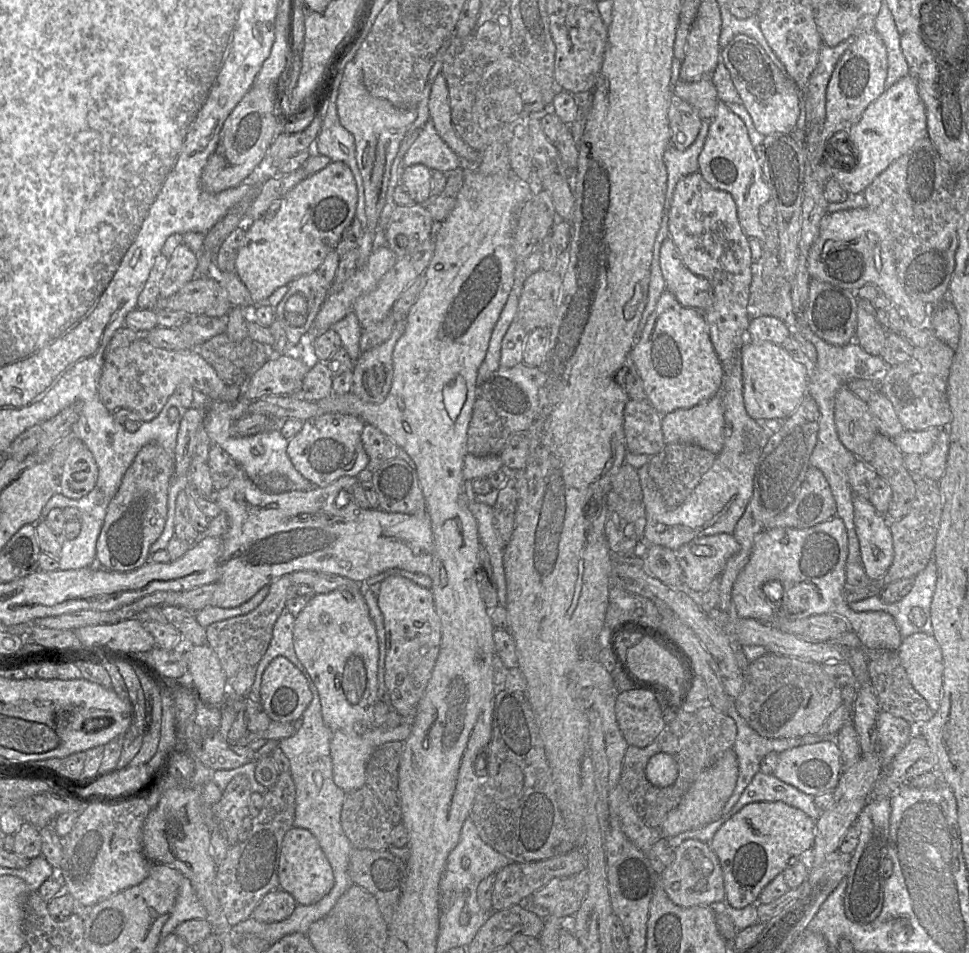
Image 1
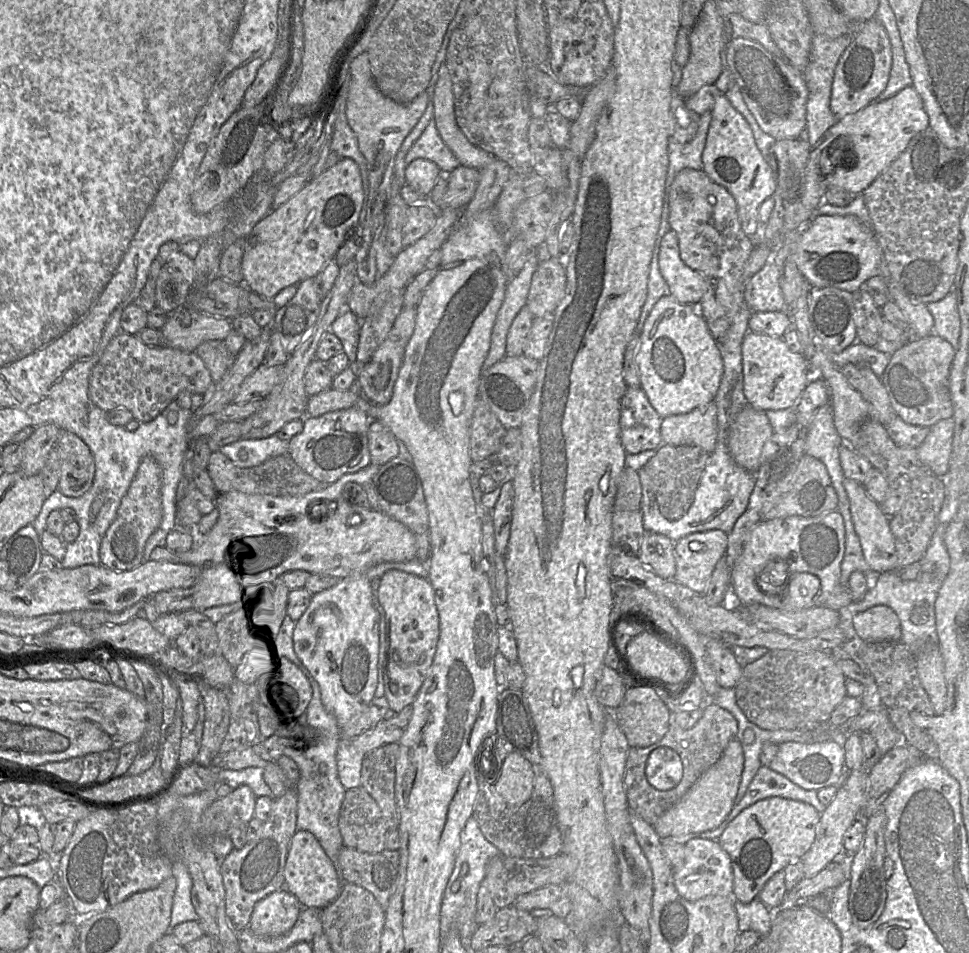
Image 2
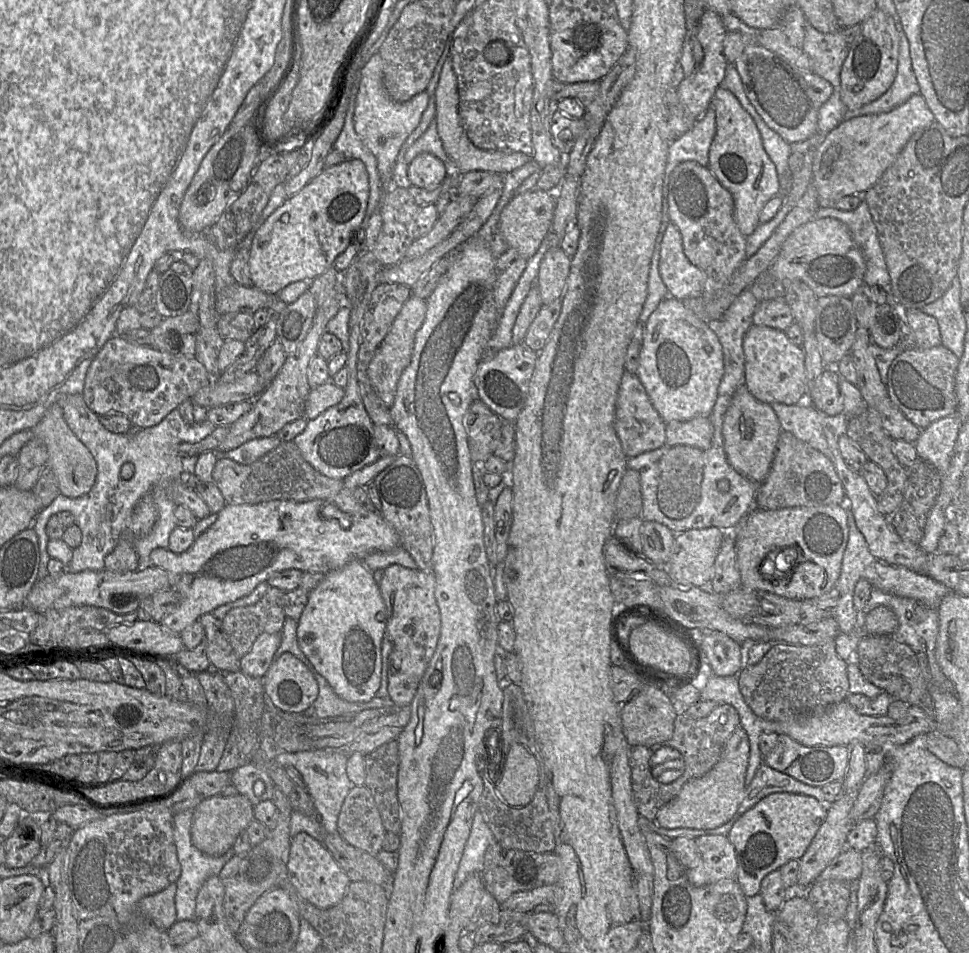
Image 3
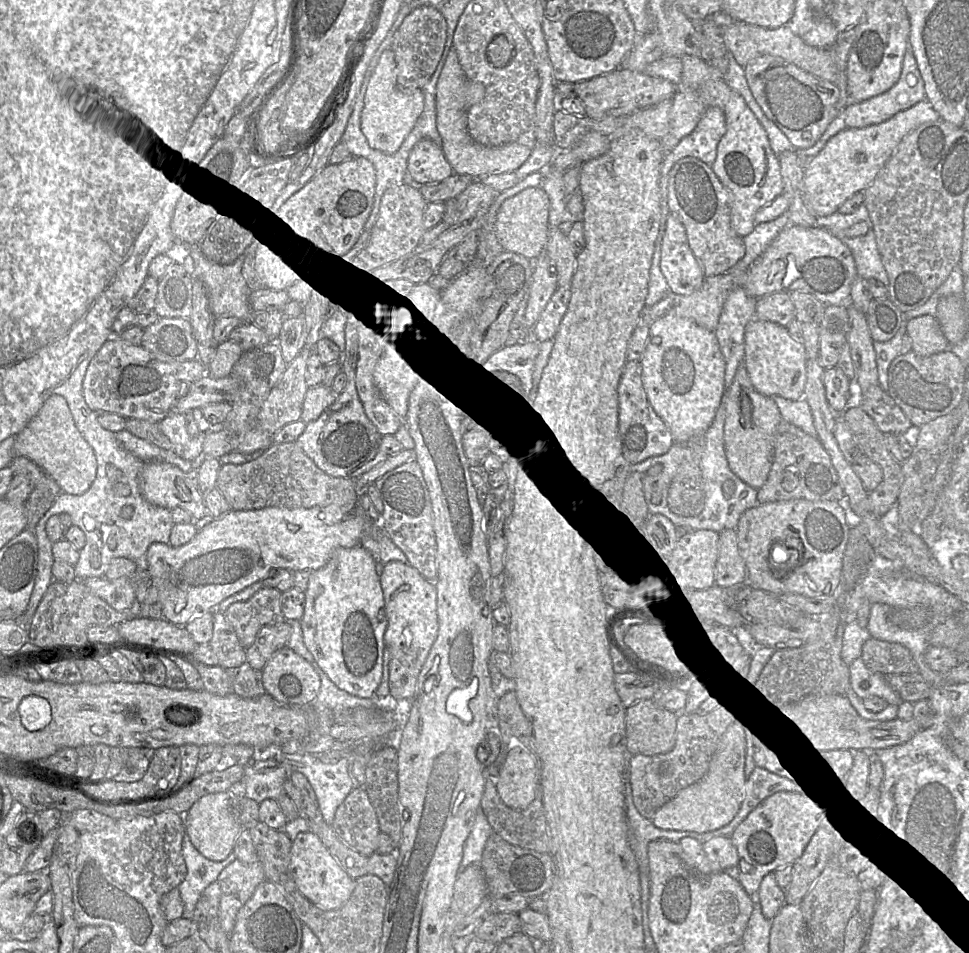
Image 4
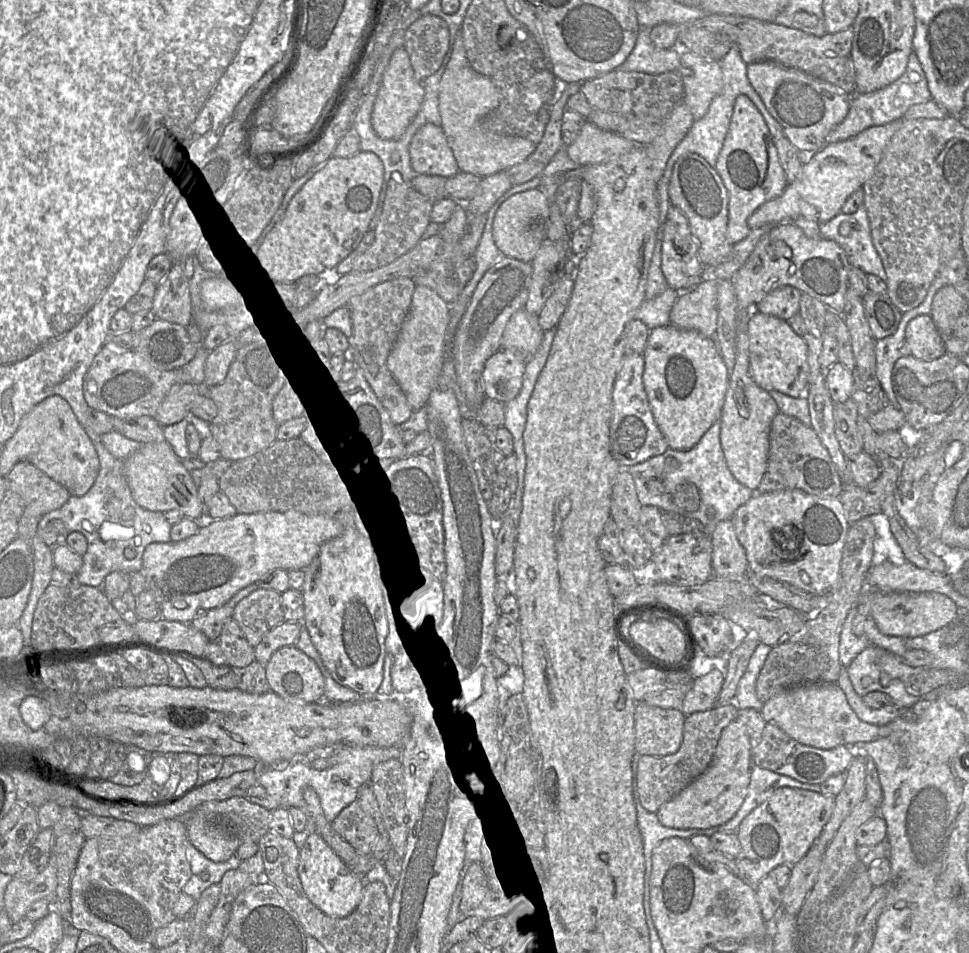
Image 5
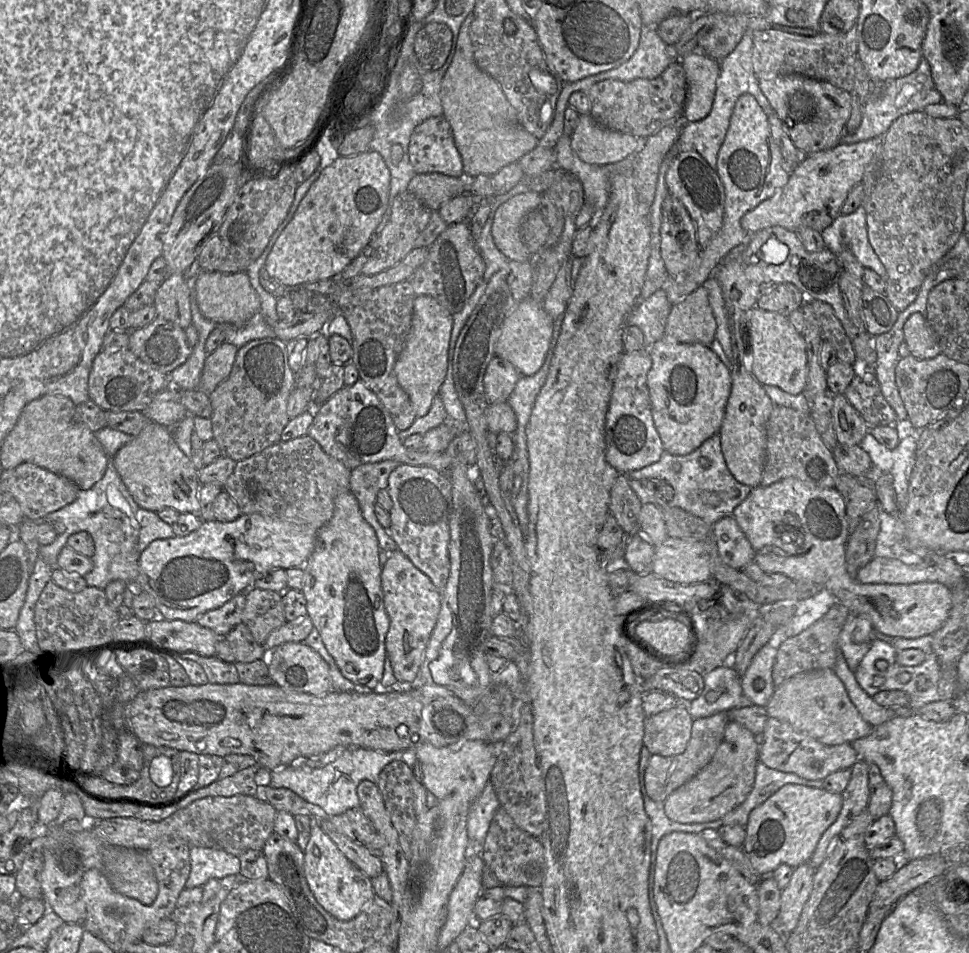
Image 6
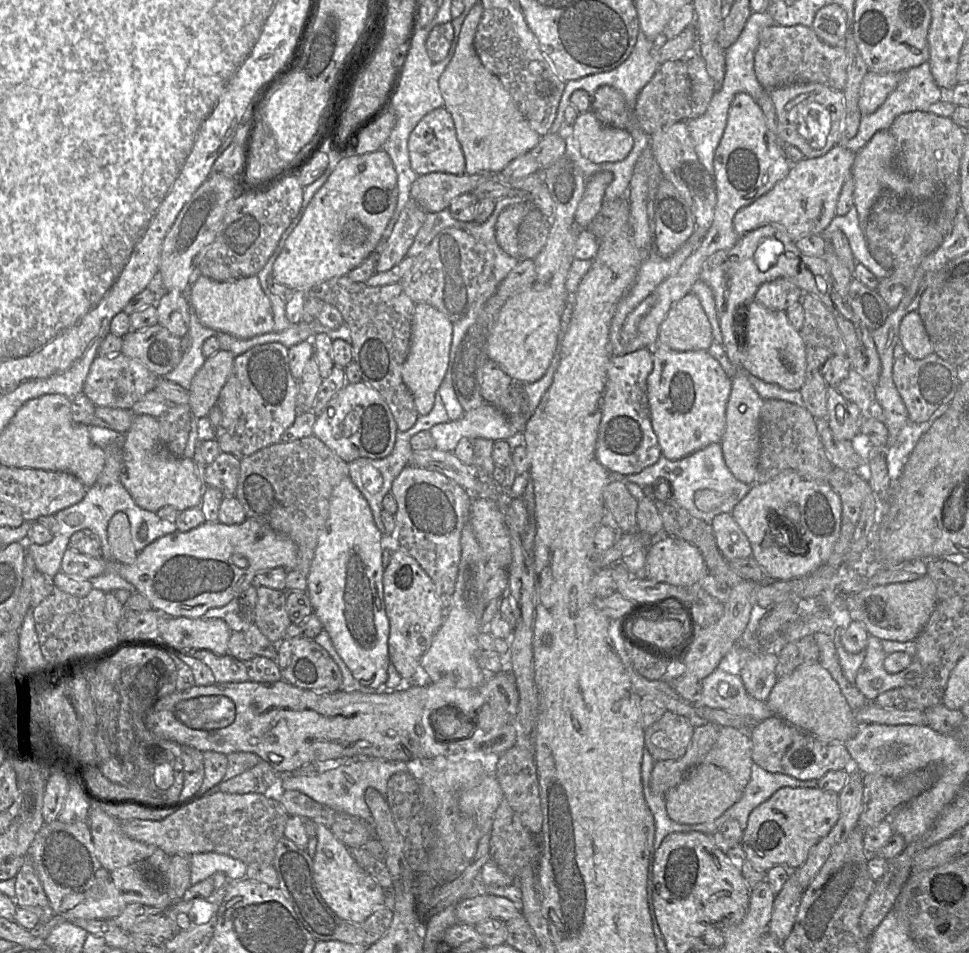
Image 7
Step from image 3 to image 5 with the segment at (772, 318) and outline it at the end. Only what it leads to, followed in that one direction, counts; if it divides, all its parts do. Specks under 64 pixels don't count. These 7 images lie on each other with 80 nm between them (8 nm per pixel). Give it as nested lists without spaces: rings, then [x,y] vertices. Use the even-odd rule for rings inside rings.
[[[781,286],[766,294],[754,310],[787,321],[799,312],[801,295],[802,292],[793,286]]]

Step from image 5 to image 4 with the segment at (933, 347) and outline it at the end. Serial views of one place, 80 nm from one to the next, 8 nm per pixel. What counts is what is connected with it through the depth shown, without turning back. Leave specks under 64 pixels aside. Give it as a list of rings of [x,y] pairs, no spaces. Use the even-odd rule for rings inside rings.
[[[922,315],[909,320],[906,333],[912,341],[912,351],[920,356],[930,356],[949,348],[937,319],[930,315]]]

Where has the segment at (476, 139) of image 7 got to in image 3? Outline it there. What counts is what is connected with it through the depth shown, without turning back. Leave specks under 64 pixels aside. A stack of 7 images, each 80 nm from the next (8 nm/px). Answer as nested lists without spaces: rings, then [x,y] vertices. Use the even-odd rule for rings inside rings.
[[[449,55],[443,64],[435,90],[435,120],[443,149],[452,162],[452,170],[462,173],[469,171],[488,171],[506,174],[524,165],[531,158],[523,152],[483,150],[474,146],[461,125],[458,105],[459,94],[457,89],[457,77],[453,69],[452,58]]]

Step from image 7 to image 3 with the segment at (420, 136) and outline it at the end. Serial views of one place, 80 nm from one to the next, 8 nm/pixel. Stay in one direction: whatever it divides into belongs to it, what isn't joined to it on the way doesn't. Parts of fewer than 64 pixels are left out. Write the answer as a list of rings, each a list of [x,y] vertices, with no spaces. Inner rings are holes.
[[[422,152],[408,164],[407,176],[413,186],[432,190],[439,186],[448,174],[448,168],[435,155]]]

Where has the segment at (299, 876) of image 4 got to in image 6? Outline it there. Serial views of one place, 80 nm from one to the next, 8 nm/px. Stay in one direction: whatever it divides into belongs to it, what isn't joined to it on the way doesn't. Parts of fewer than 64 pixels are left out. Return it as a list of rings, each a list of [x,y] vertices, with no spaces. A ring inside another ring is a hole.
[[[314,823],[304,850],[304,873],[316,901],[341,921],[356,917],[376,895],[371,878],[354,866],[338,849],[331,838]]]

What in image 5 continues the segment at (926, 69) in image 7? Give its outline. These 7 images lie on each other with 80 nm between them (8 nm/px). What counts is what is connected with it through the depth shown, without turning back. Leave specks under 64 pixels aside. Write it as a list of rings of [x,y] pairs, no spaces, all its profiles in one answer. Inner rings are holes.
[[[914,52],[909,56],[904,74],[890,85],[866,94],[851,96],[850,108],[845,119],[825,138],[824,145],[844,141],[874,126],[883,126],[903,117],[913,105],[932,100],[921,64]]]

